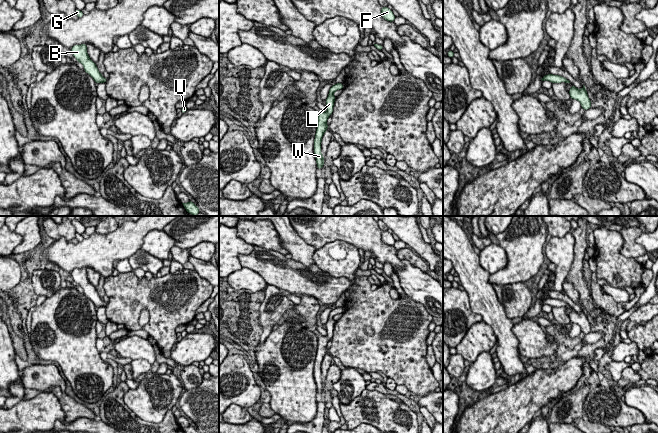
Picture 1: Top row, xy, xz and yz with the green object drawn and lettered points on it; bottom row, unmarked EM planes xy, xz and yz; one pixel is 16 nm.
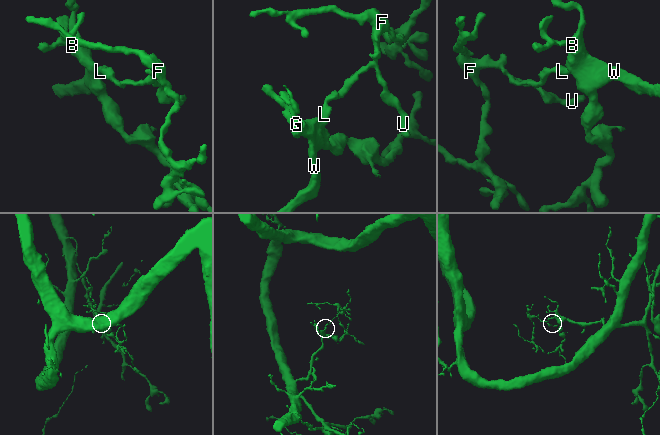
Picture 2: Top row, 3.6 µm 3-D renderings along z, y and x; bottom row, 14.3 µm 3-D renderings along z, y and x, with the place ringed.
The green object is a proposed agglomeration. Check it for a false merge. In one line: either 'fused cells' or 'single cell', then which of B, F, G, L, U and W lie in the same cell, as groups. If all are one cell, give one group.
single cell; B F G L U W

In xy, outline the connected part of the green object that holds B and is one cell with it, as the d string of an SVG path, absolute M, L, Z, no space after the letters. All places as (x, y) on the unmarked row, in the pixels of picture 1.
M86 268L74 269L70 276L73 278L73 281L76 282L77 286L83 289L84 295L93 302L95 307L106 307L107 302L102 300L96 288L90 283Z

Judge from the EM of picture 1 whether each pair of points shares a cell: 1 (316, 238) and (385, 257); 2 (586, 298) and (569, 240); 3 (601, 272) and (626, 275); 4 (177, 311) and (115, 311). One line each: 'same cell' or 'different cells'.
1: same cell
2: different cells
3: same cell
4: same cell

